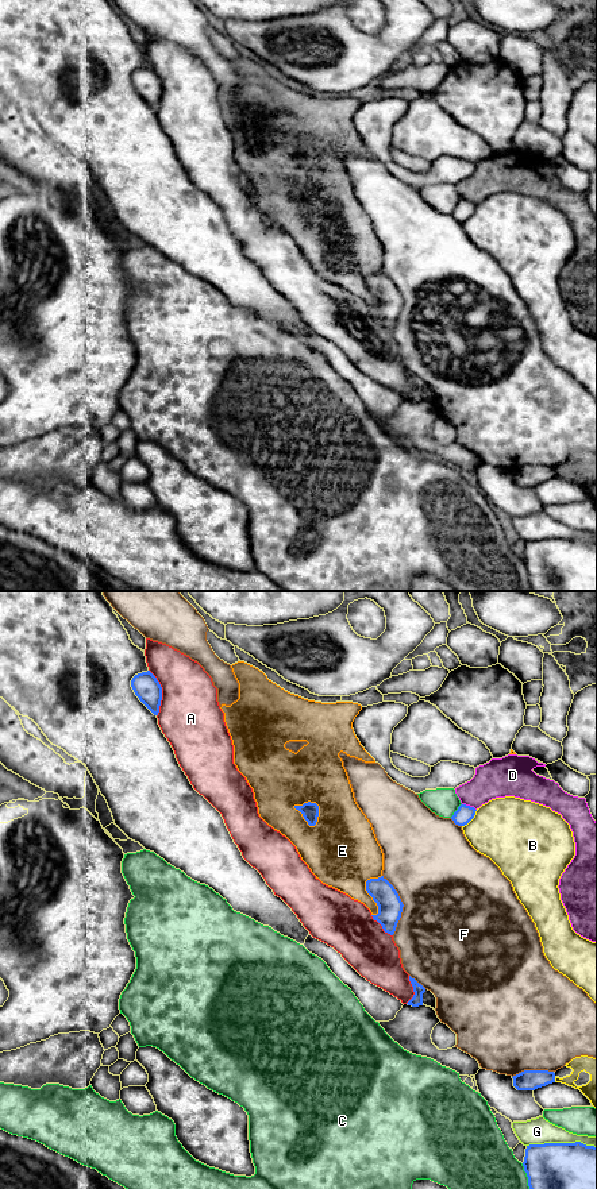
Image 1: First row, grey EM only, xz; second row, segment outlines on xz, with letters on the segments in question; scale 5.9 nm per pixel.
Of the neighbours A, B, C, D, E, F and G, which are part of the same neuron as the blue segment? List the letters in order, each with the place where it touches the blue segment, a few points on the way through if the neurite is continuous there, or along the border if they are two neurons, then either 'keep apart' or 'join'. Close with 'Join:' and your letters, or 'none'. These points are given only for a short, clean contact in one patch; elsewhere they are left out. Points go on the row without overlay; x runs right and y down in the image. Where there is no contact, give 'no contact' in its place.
A: meets blue in xz at (161, 88); keep apart
B: meets blue in xz at (470, 215); keep apart
C: meets blue in xz at (457, 205); keep apart
D: meets blue in xz at (469, 201); keep apart
E: meets blue in xz at (304, 213); keep apart
F: meets blue in xz at (403, 300); keep apart
G: meets blue in xz at (562, 539); keep apart
Join: none

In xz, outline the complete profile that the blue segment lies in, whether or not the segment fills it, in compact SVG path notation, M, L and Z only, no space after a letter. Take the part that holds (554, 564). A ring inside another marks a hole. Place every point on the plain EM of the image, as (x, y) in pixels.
M575 538L529 540L524 567L532 591L597 591L597 543Z

